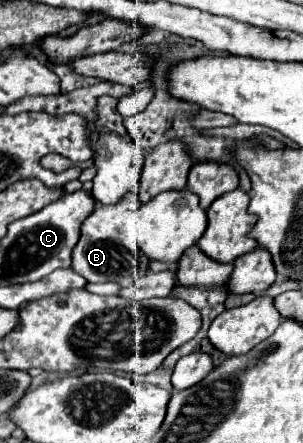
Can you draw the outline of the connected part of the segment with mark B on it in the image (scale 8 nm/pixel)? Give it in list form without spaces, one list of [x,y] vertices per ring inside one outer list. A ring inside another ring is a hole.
[[[128,192],[128,196],[114,206],[96,206],[96,210],[84,220],[80,242],[76,244],[72,254],[74,272],[84,276],[88,282],[116,282],[122,288],[130,286],[136,278],[144,276],[148,272],[150,260],[146,260],[146,256],[142,256],[140,250],[126,248],[122,238],[124,234],[120,232],[126,214],[136,212],[138,208],[140,208],[140,200],[132,192]]]

